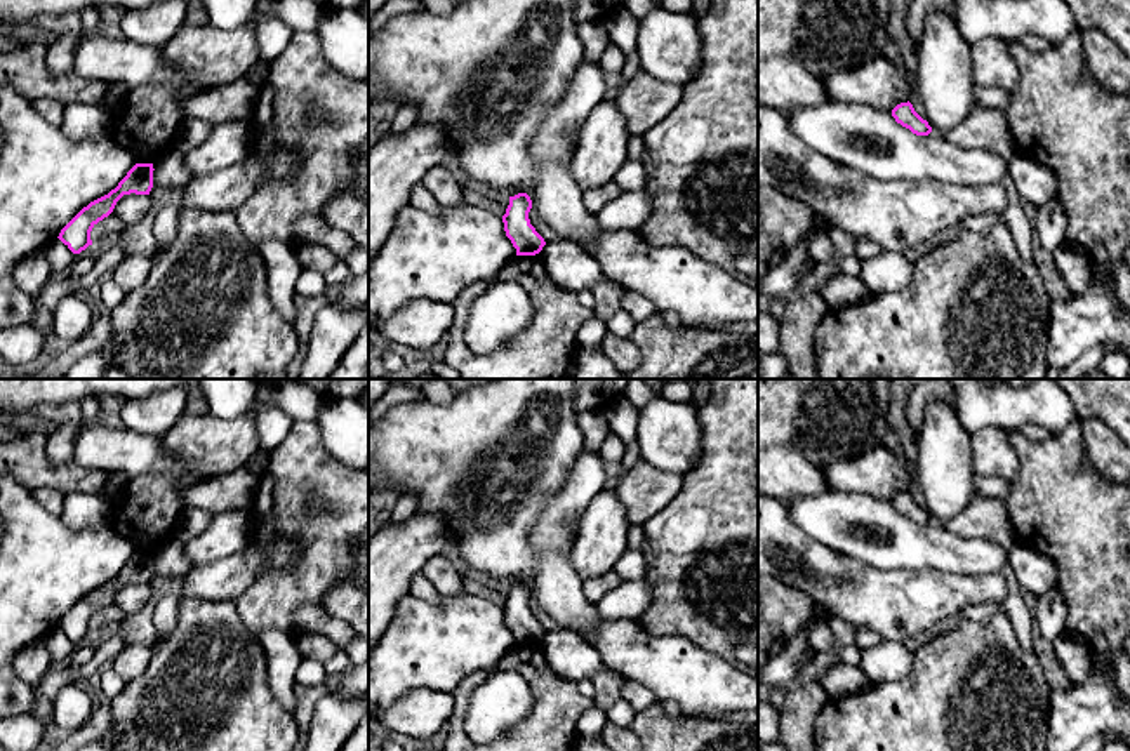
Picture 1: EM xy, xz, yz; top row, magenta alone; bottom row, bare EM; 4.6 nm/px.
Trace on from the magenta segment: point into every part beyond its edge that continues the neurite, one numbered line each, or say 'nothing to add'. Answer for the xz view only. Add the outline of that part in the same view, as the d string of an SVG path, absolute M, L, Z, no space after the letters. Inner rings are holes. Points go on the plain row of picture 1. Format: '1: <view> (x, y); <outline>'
nothing to add

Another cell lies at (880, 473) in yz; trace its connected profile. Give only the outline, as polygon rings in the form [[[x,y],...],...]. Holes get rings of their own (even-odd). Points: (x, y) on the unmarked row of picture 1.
[[[881,443],[855,459],[824,464],[821,471],[834,490],[885,502],[907,492],[913,483],[904,461]]]

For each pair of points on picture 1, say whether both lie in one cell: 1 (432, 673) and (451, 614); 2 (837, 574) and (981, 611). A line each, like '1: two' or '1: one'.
1: one
2: two

